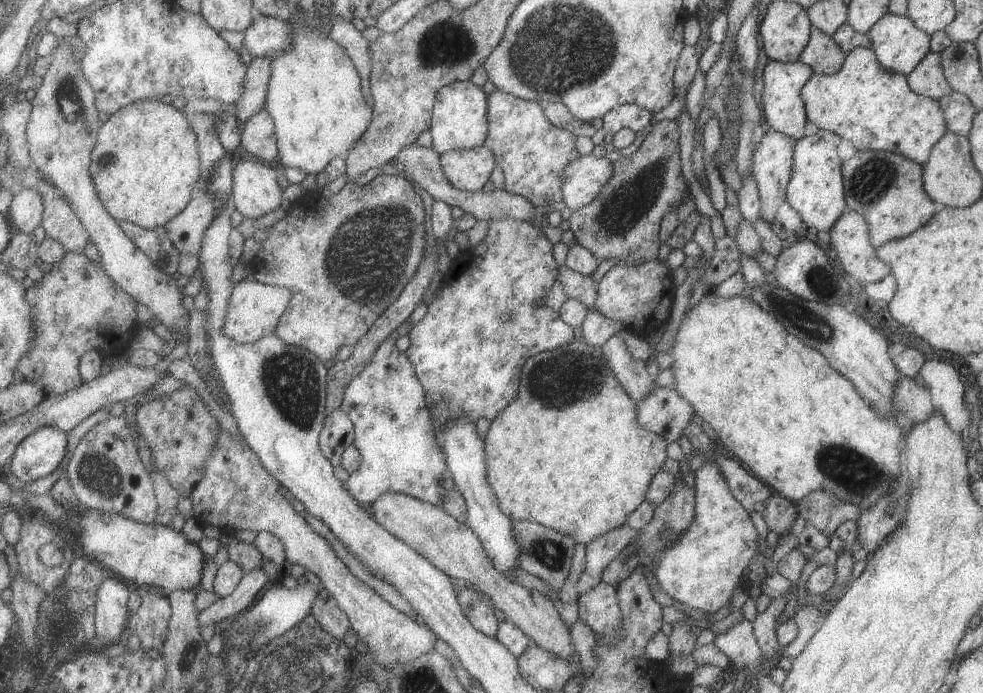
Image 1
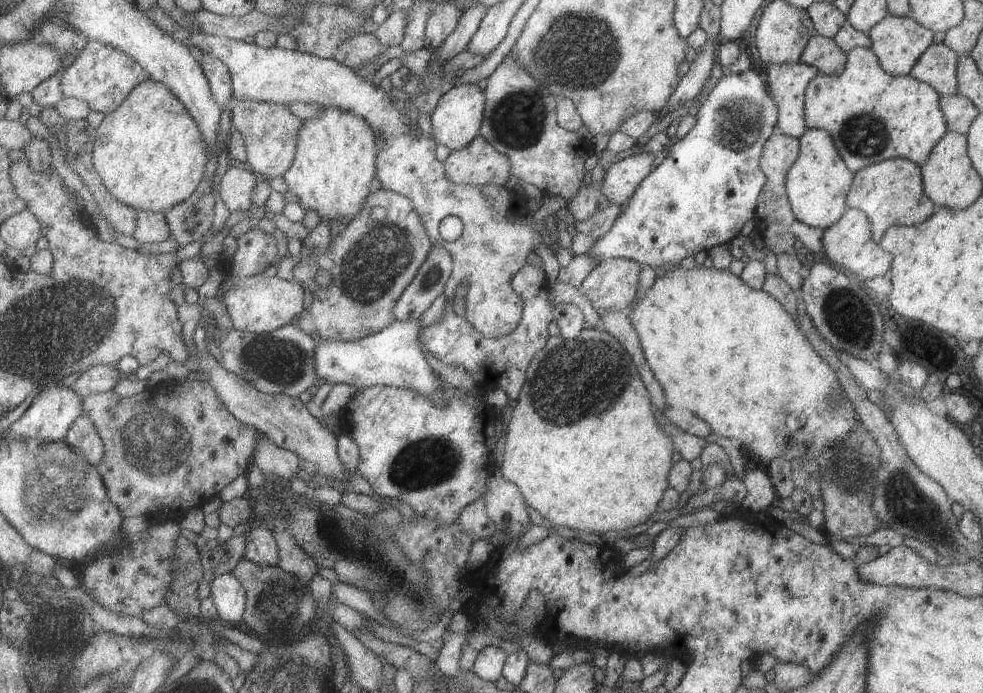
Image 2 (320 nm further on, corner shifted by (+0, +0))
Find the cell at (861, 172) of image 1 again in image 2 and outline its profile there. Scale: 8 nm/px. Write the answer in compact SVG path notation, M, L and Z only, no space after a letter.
M906 158L885 159L881 162L866 166L854 172L852 185L846 194L846 206L850 209L862 210L870 222L870 235L873 242L878 243L885 232L885 229L891 225L913 226L923 222L935 213L937 206L931 202L924 193L920 166Z

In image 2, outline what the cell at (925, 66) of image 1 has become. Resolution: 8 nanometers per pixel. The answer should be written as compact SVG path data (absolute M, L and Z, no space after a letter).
M931 43L915 61L908 74L926 82L938 96L957 94L957 55L943 43Z

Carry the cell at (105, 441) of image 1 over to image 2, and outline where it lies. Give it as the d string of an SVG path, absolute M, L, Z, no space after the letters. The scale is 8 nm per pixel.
M81 415L64 438L71 446L83 453L87 460L99 469L105 454L105 443L95 423L85 415Z

